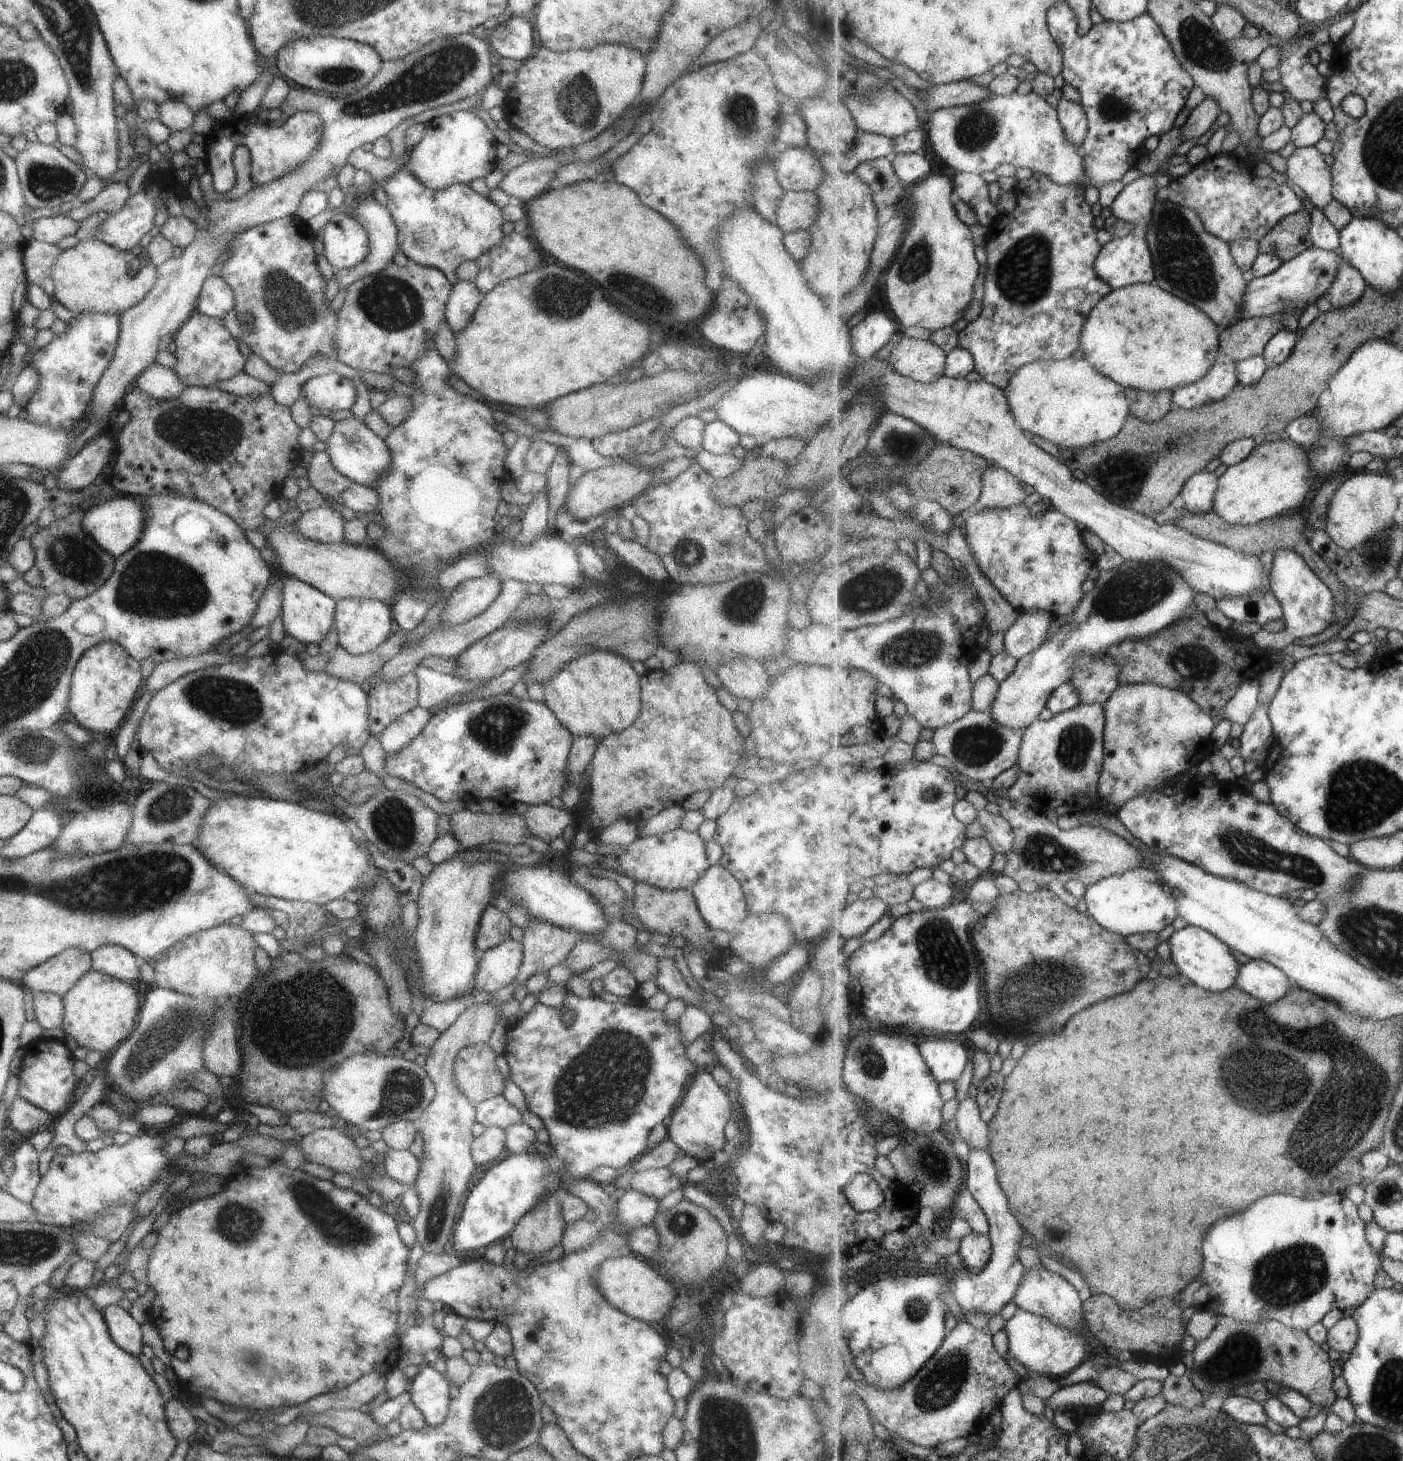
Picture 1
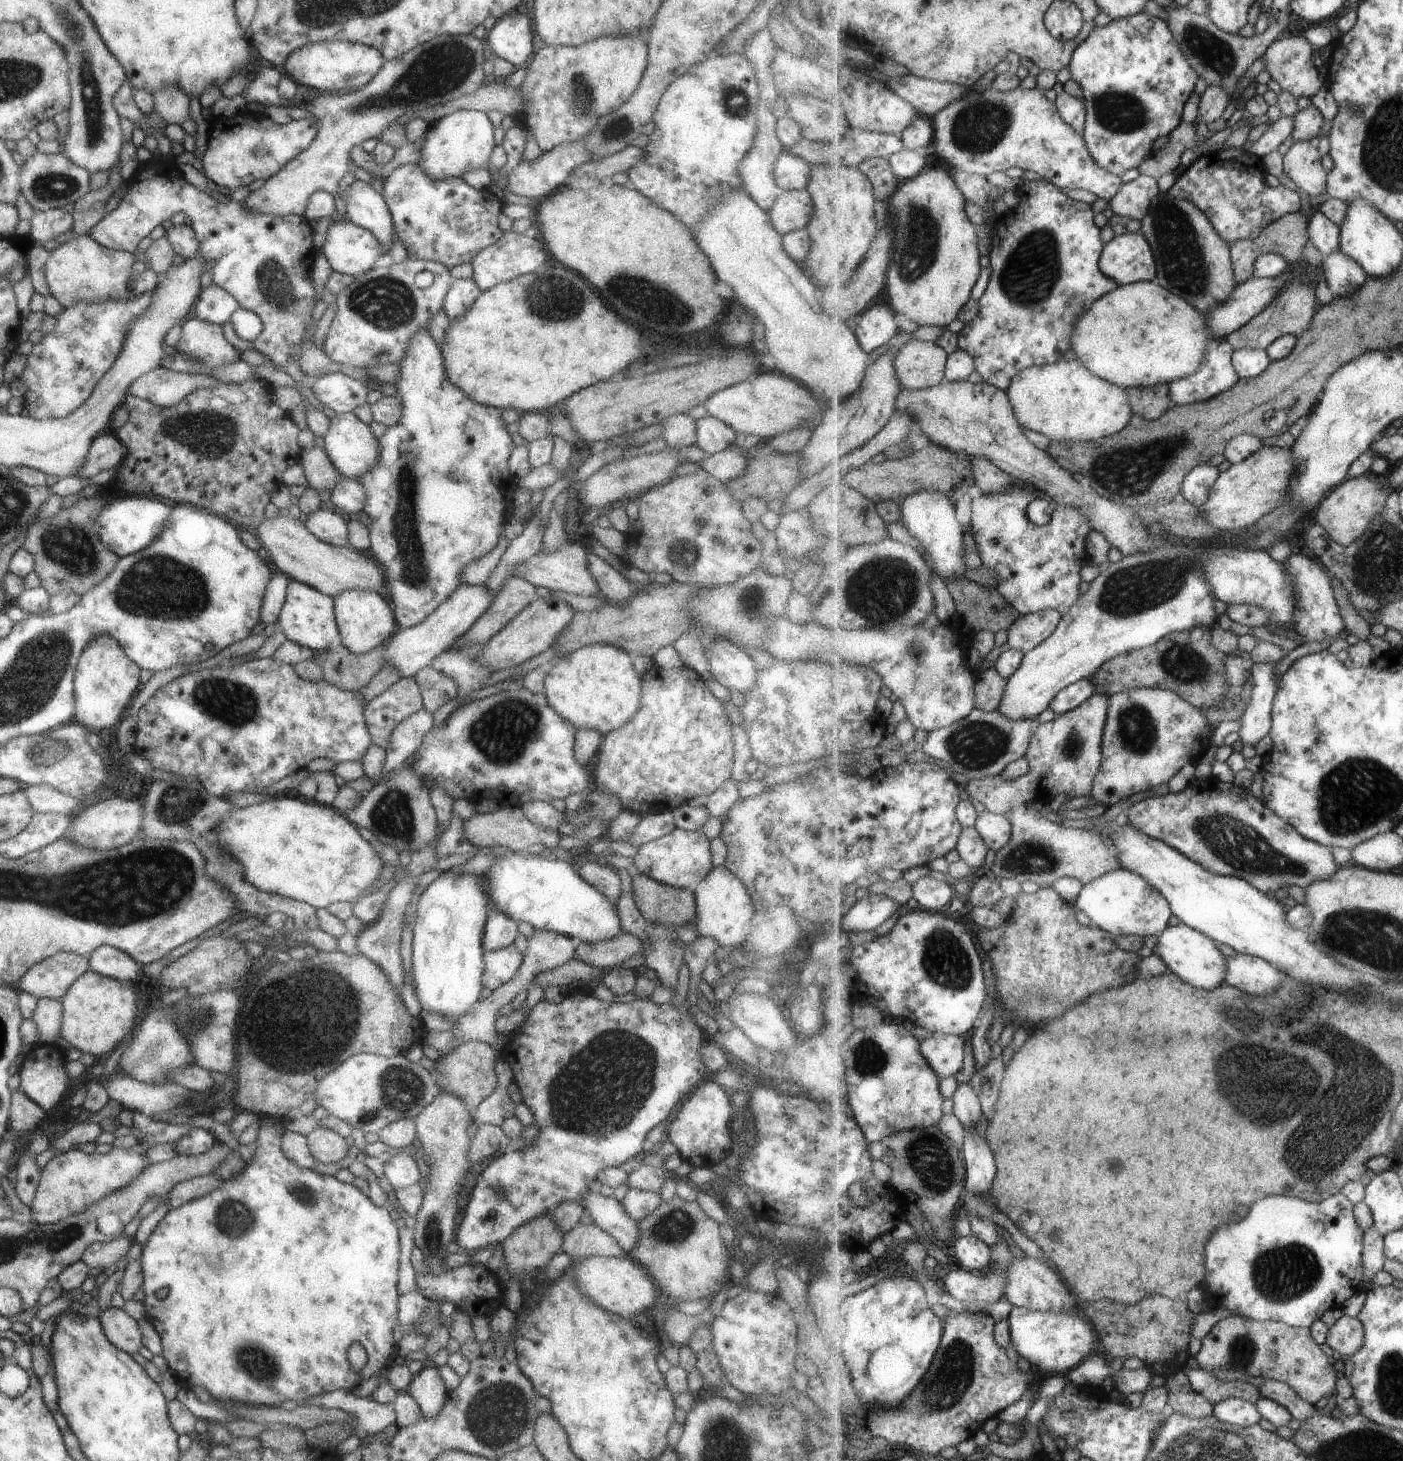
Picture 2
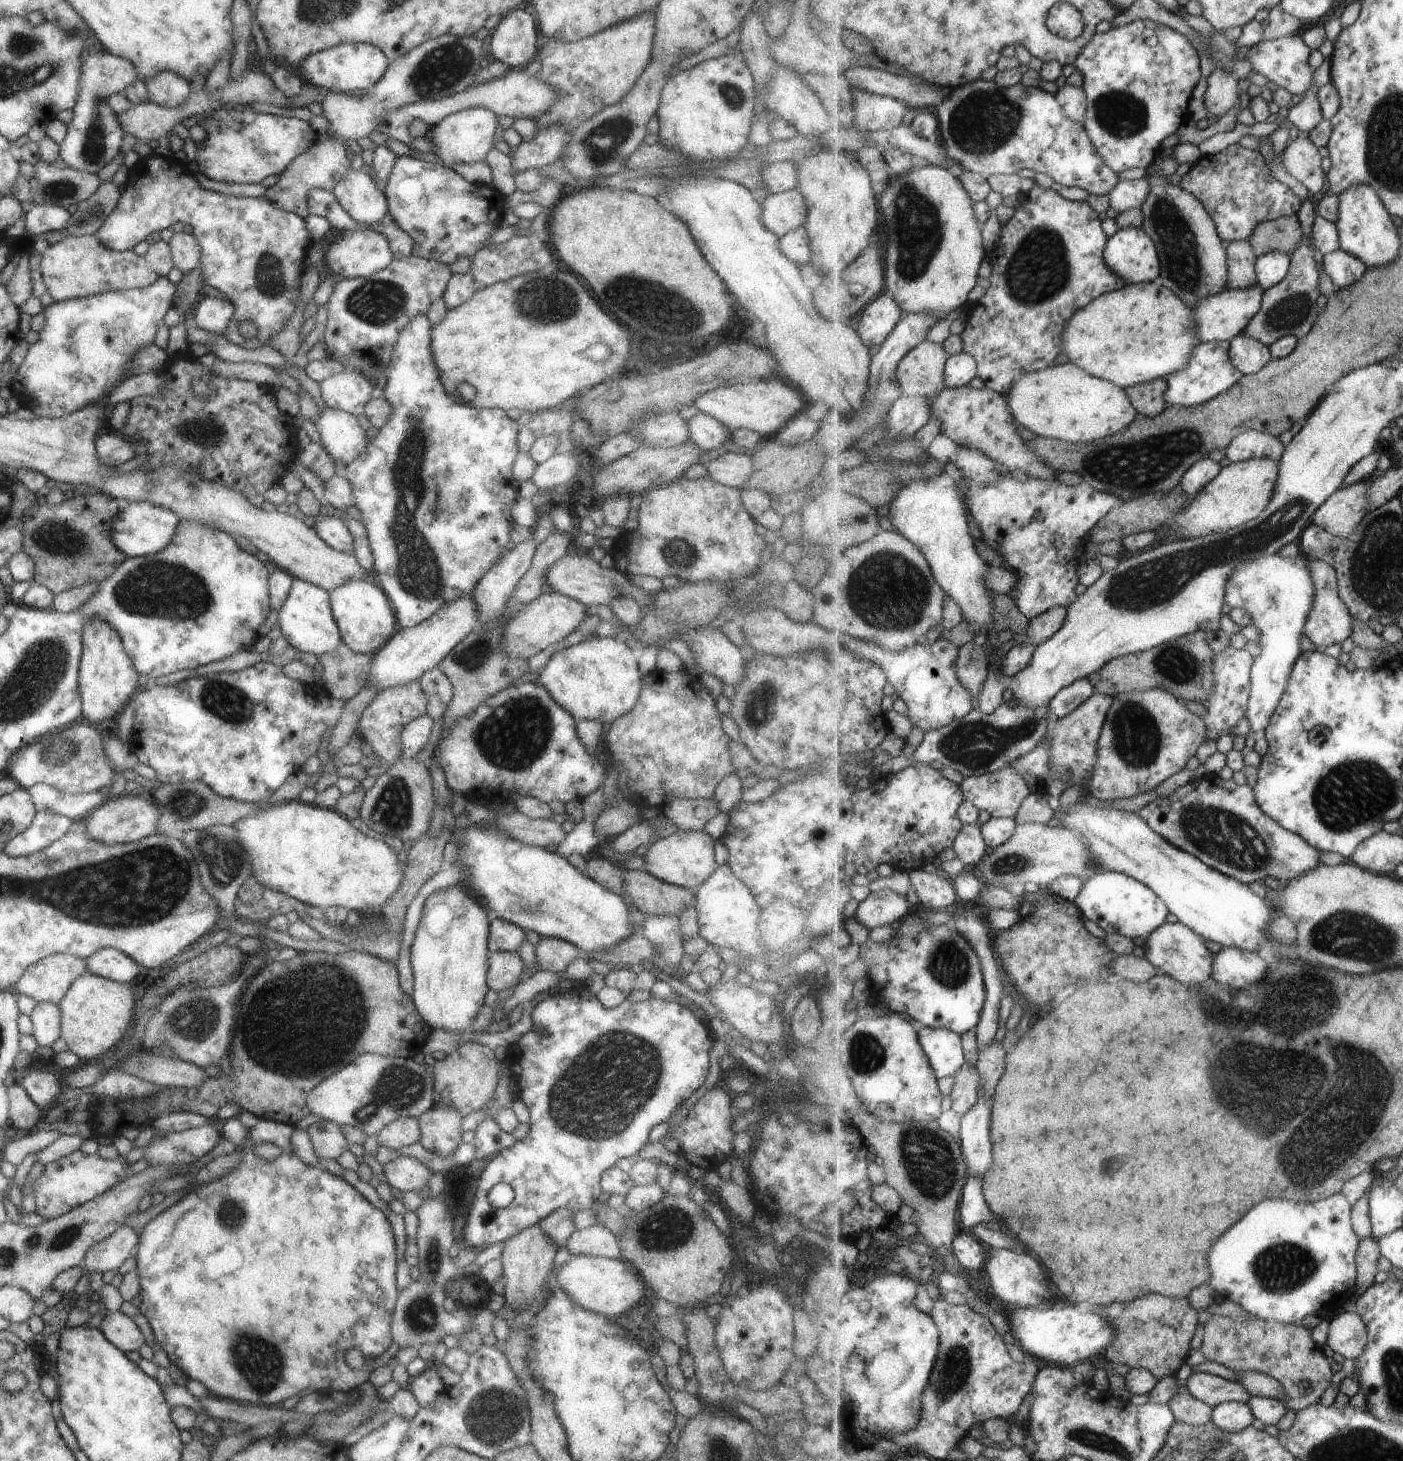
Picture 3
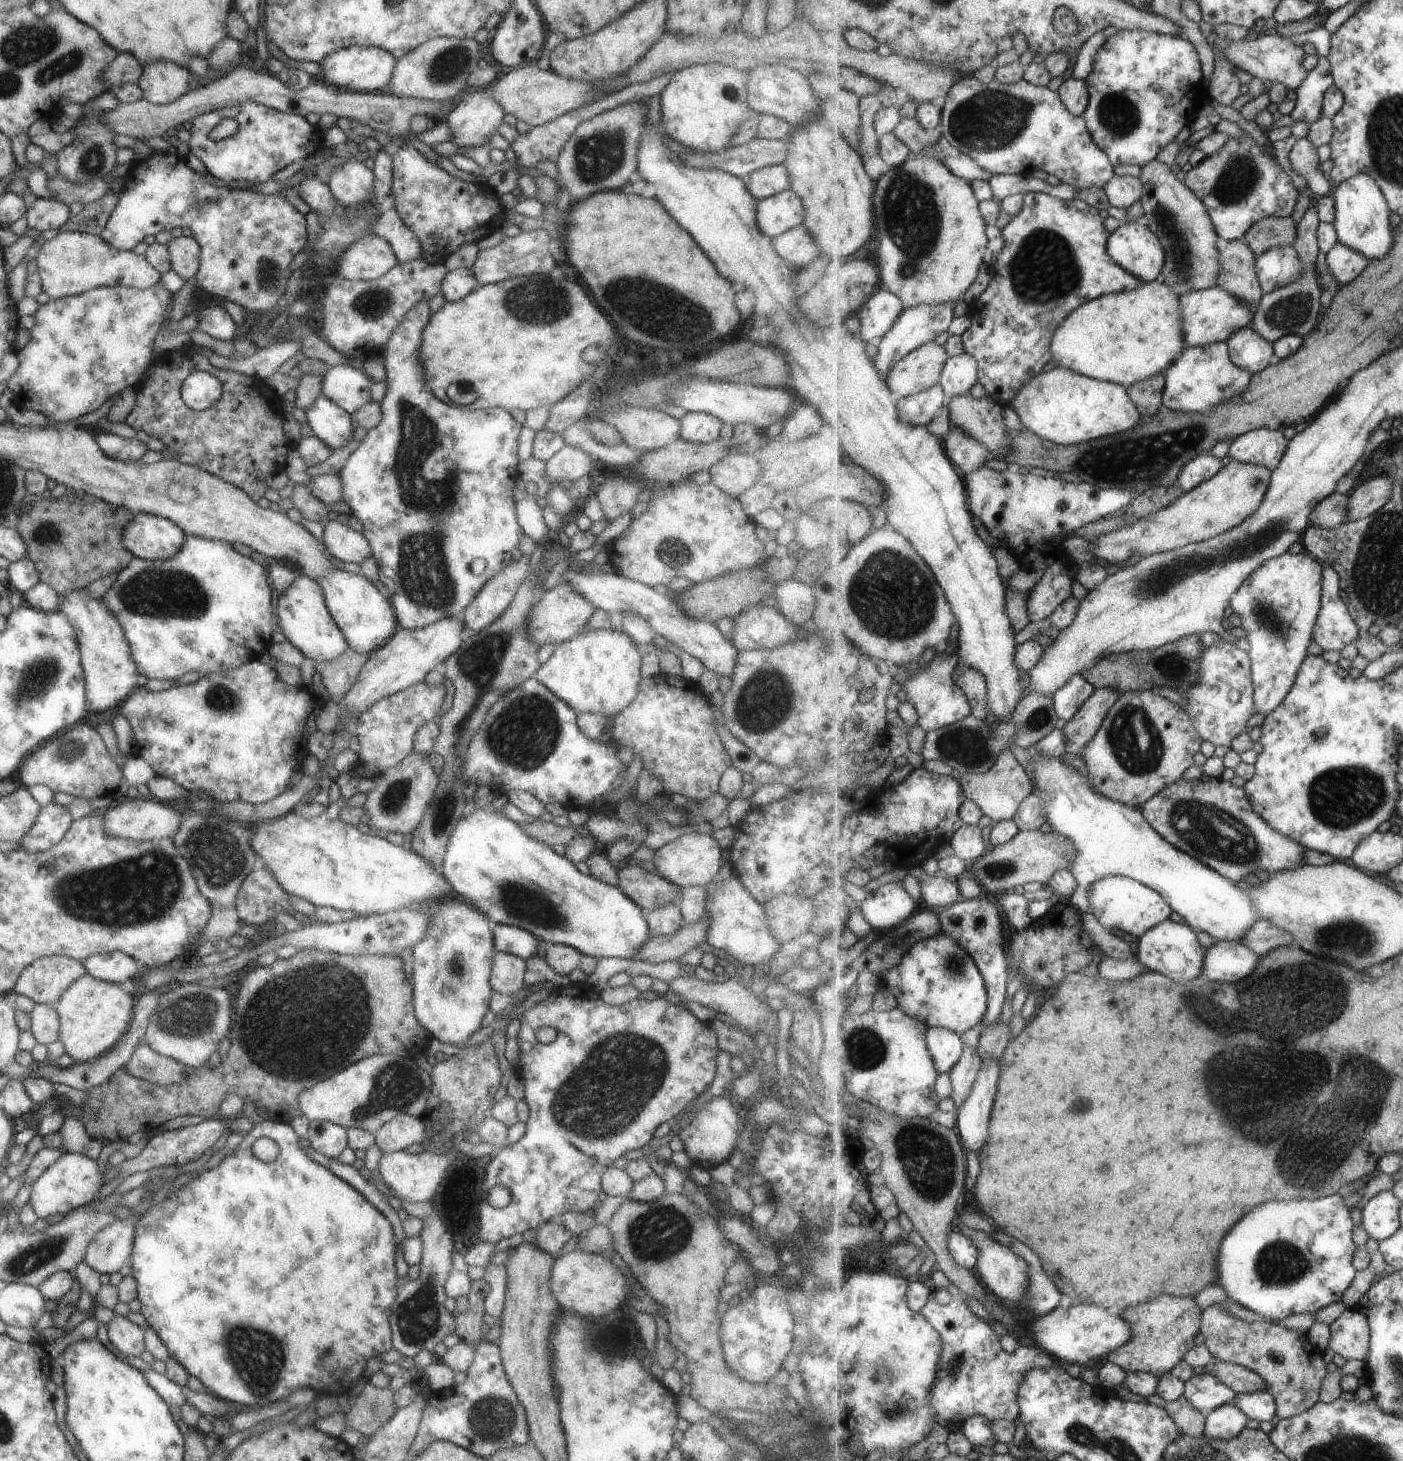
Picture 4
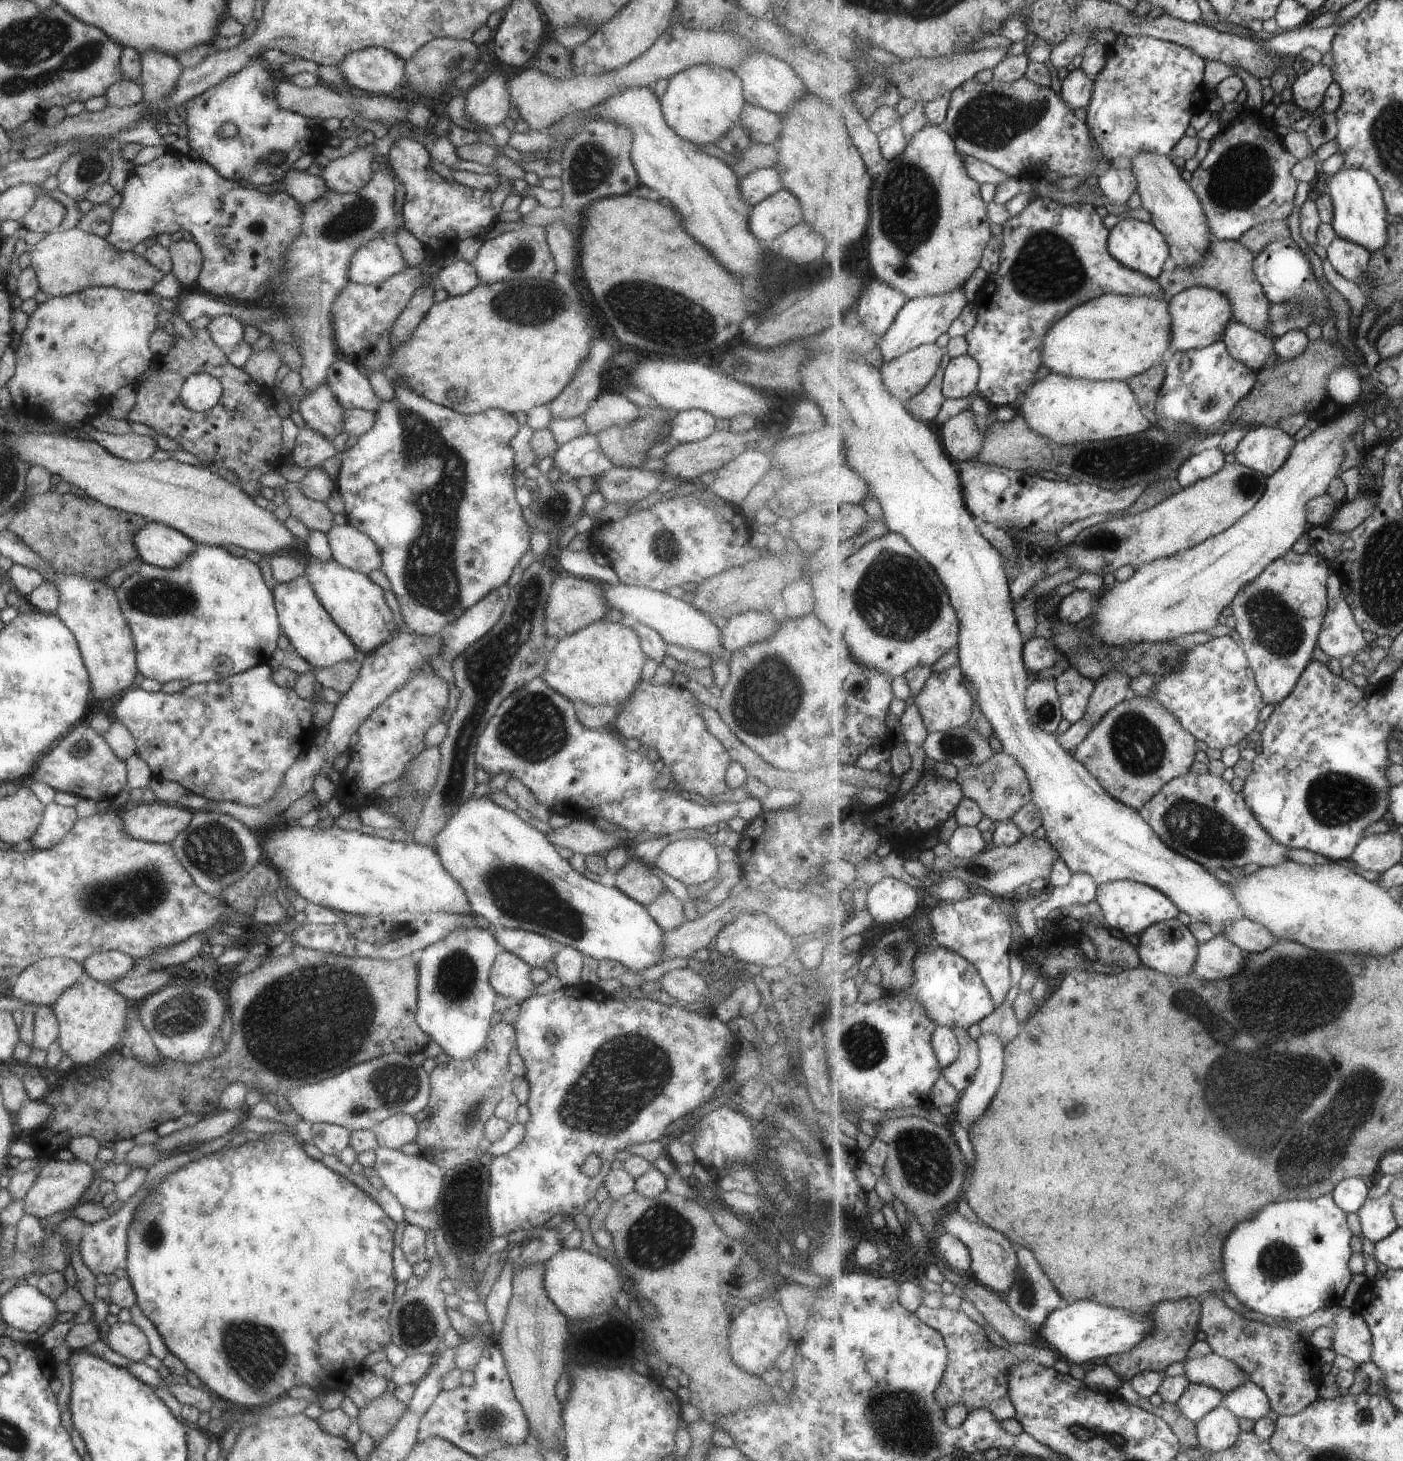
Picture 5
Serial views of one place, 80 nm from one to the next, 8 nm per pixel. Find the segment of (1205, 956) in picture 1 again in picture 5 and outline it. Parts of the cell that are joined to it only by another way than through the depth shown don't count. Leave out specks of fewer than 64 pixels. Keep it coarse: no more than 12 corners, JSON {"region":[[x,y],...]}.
{"region":[[1183,922],[1146,928],[1141,965],[1167,975],[1194,972],[1200,943]]}

